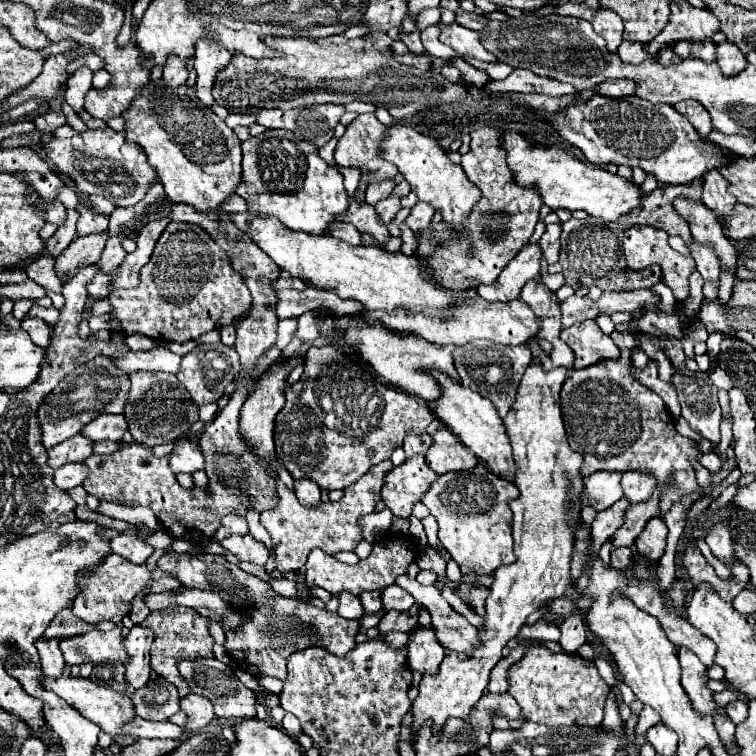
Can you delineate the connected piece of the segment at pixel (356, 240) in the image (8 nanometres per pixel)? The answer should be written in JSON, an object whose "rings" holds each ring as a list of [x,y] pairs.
{"rings":[[[337,221],[332,223],[329,228],[329,233],[353,246],[361,245],[361,234],[357,231],[357,229],[350,223]]]}

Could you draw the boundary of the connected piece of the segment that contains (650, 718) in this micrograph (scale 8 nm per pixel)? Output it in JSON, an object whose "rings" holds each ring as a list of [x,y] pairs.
{"rings":[[[644,706],[642,712],[640,712],[640,718],[638,718],[638,724],[636,724],[636,734],[646,734],[646,730],[656,724],[656,720],[660,720],[658,712],[650,706]]]}

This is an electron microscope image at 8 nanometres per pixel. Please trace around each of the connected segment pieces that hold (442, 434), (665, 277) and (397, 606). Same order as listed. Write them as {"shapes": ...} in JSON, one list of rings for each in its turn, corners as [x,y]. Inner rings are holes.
{"shapes":[[[[438,428],[432,434],[434,444],[426,452],[426,462],[436,474],[472,470],[476,466],[476,456],[456,438],[448,428]]],[[[632,226],[624,232],[622,246],[624,246],[626,262],[632,270],[640,270],[640,268],[646,268],[650,264],[658,264],[662,268],[662,282],[674,292],[676,302],[682,304],[684,300],[690,298],[688,276],[696,270],[696,262],[692,262],[692,256],[682,256],[676,250],[672,250],[668,244],[668,234],[664,230],[658,230],[652,226]]],[[[392,584],[392,586],[382,590],[382,604],[384,604],[386,610],[400,610],[400,612],[404,612],[404,610],[408,610],[414,604],[414,598],[406,590],[402,590],[400,586]]]]}

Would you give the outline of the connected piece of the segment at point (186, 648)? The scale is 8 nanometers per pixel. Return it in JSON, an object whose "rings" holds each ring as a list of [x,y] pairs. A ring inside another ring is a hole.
{"rings":[[[170,606],[168,610],[156,610],[156,612],[152,610],[148,614],[148,618],[142,622],[142,626],[150,628],[154,632],[154,642],[152,642],[152,650],[150,650],[152,670],[158,676],[172,682],[178,688],[180,698],[188,696],[192,690],[188,688],[188,684],[184,682],[184,678],[178,672],[178,660],[180,658],[214,658],[214,652],[212,652],[214,640],[208,632],[208,620],[200,614],[196,614],[192,608]]]}

